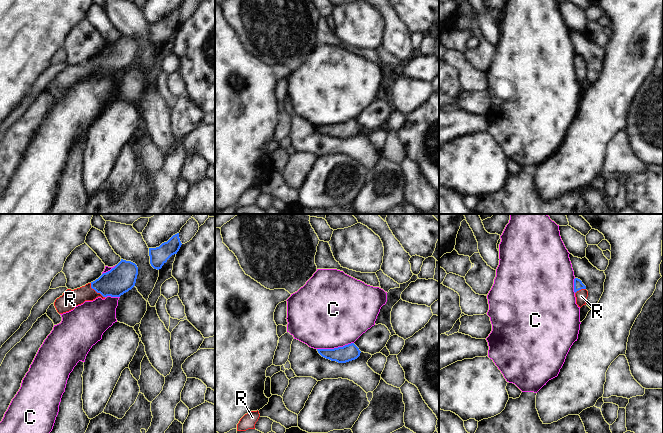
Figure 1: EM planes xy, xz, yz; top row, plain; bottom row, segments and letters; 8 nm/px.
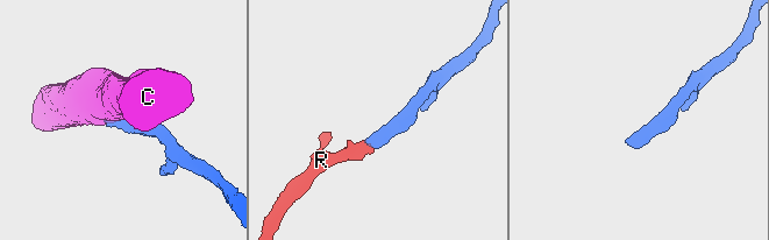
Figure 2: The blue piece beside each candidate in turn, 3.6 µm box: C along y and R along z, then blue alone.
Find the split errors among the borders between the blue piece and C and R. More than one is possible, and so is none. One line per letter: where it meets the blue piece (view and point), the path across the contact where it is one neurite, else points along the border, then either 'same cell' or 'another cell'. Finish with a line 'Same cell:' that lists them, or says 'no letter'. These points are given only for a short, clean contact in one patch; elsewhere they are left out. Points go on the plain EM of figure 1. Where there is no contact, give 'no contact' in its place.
C: xz (335, 124) | along xz (353, 118), (333, 124), (317, 125) | another cell
R: xy (96, 67) | across xy (122, 54), (96, 67), (83, 69), (70, 75) | same cell
Same cell: R

